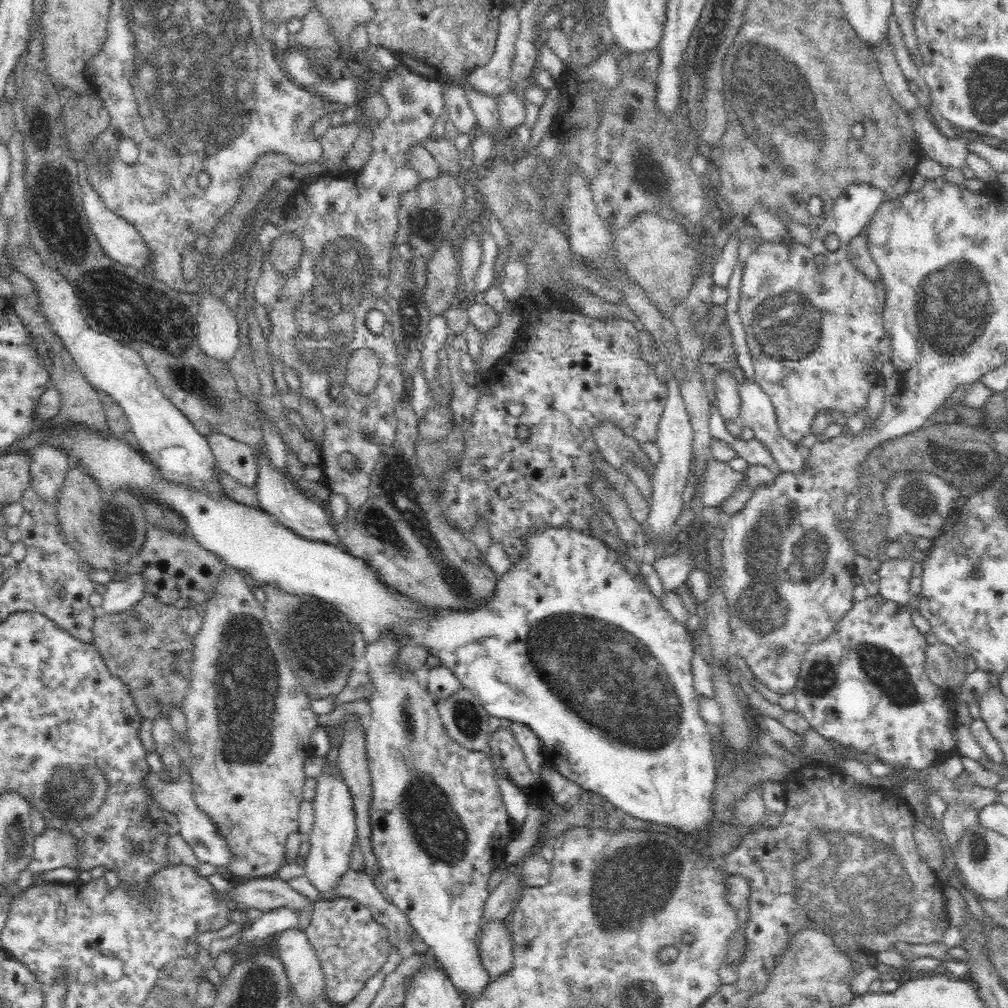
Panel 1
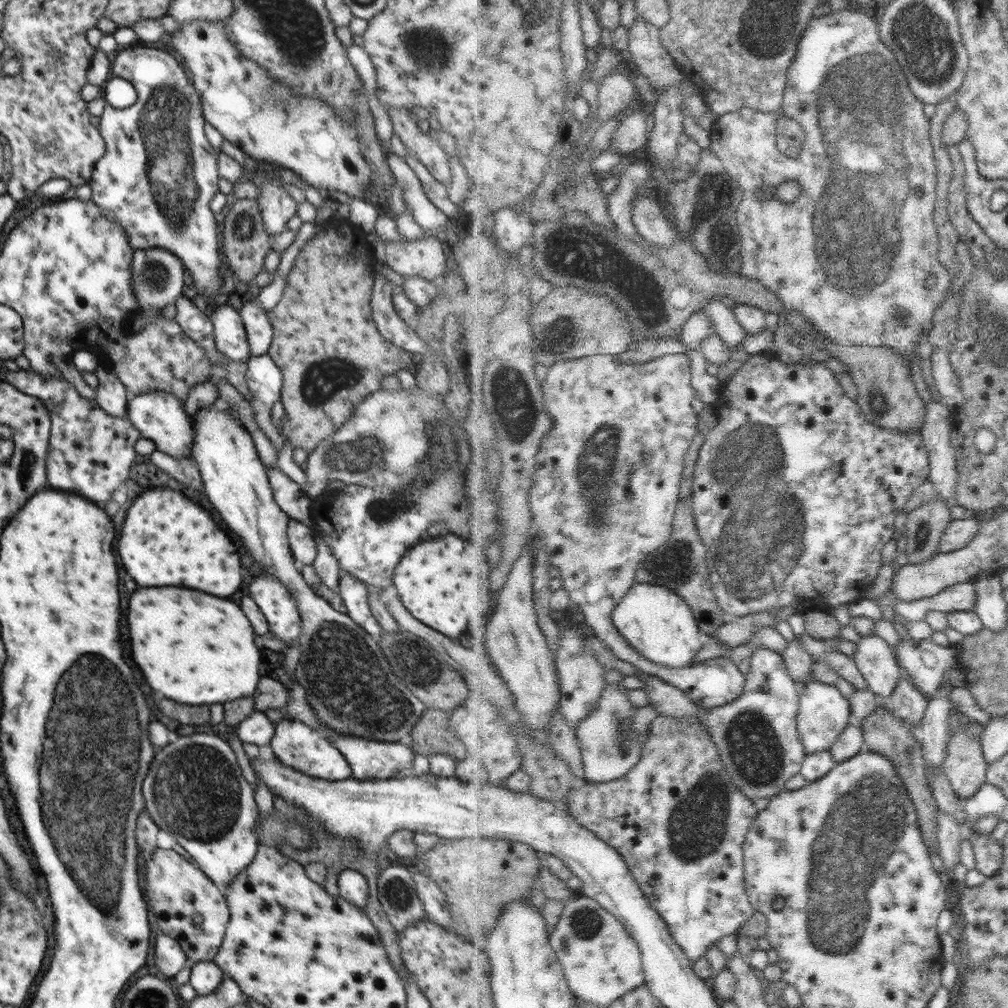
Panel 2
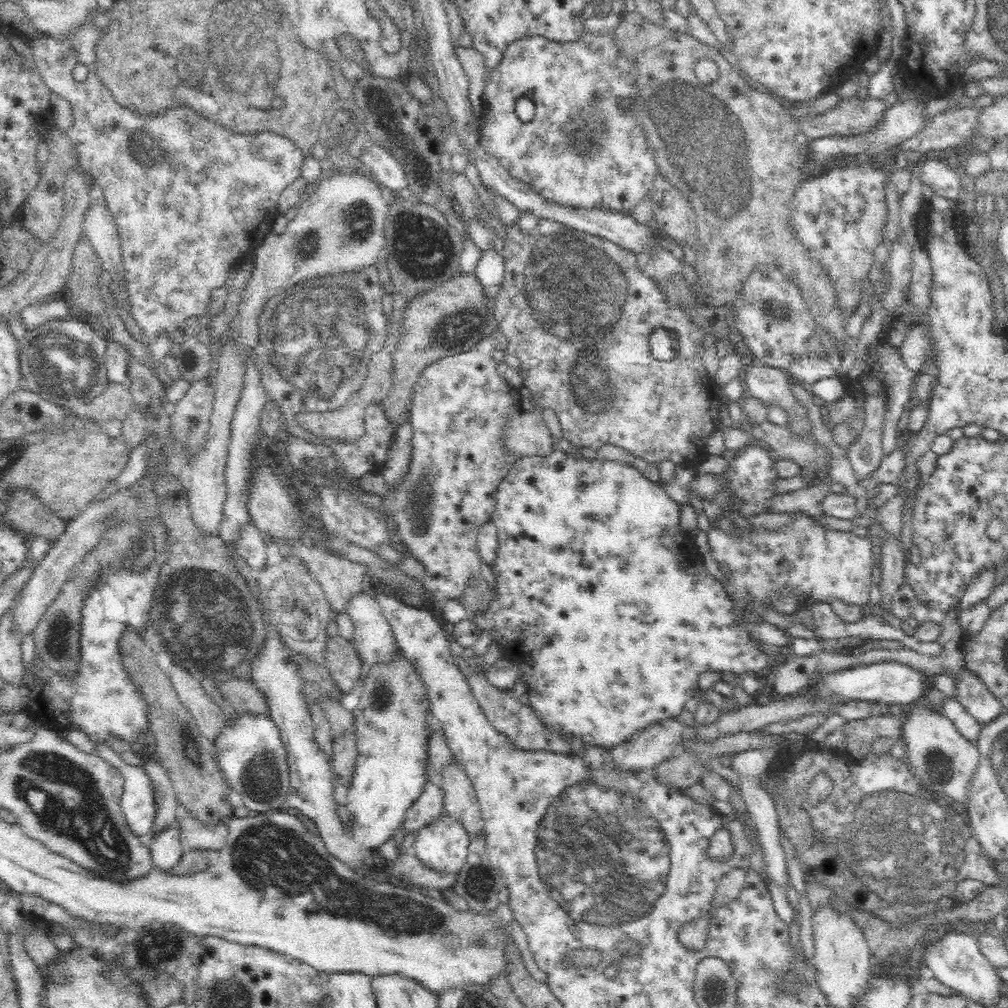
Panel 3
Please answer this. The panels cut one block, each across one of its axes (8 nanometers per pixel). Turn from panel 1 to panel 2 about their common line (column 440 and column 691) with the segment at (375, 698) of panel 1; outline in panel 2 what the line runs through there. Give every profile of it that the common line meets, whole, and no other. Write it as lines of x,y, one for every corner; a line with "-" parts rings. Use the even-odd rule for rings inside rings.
699,712
678,720
660,713
644,744
642,760
630,773
615,781
588,781
584,787
573,787
571,802
565,805
584,826
625,856
652,907
664,916
694,966
718,940
739,934
744,922
757,912
747,888
745,842
761,813
756,801
736,784
702,717

